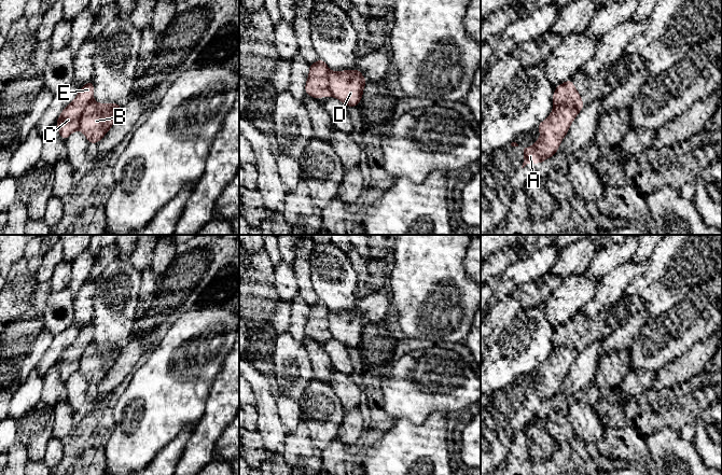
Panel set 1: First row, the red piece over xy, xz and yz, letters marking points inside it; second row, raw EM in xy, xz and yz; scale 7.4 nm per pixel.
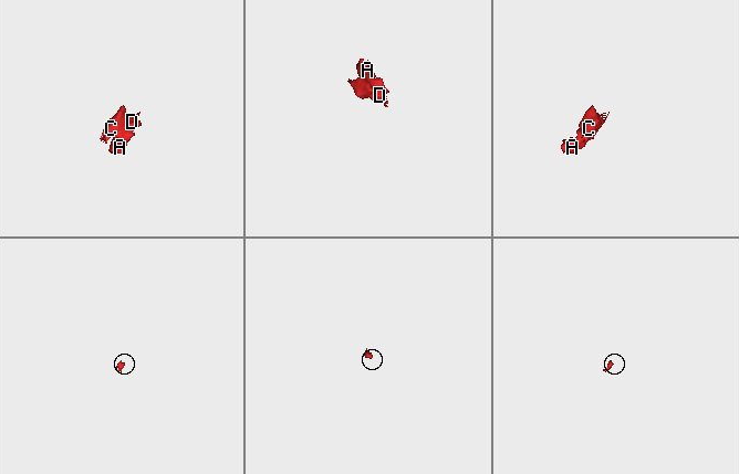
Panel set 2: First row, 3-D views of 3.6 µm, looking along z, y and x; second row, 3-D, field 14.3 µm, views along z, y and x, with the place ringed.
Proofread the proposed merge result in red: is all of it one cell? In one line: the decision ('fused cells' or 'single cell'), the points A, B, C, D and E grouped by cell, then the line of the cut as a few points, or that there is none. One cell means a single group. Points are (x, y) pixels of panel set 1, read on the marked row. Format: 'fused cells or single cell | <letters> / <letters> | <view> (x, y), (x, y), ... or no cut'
fused cells | A B D / C E | xy (93, 100), (86, 106), (78, 128)

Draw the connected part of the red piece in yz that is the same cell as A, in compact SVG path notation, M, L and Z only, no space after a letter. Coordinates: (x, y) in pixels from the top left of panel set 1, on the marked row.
M563 106L553 110L537 126L537 129L541 132L541 137L531 148L523 146L525 160L522 168L527 164L538 163L541 165L544 159L554 156L578 114L579 111L574 107Z

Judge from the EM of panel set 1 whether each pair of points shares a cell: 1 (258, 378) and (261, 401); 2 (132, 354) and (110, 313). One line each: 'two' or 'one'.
1: one
2: two

